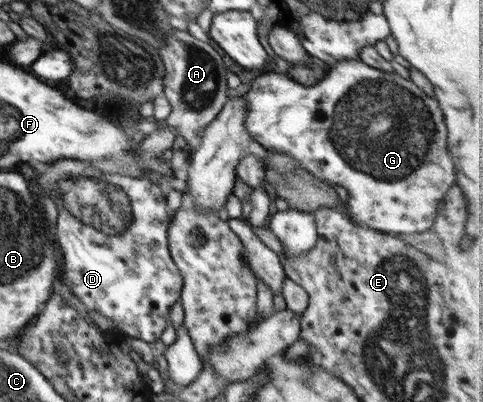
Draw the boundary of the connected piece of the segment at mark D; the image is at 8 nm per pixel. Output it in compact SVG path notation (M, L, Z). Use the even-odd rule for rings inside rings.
M58 159L54 163L40 163L38 167L38 183L40 183L40 191L46 191L52 195L52 199L58 205L58 227L56 227L56 237L58 237L58 245L60 247L61 257L61 275L62 282L66 283L70 290L78 297L78 300L84 304L84 308L89 311L95 311L98 315L103 315L111 319L111 323L120 332L120 336L124 338L140 339L146 341L150 345L160 342L160 337L166 324L169 321L169 312L171 307L181 297L183 286L183 277L178 267L172 259L168 247L167 232L169 231L169 216L166 203L166 196L159 184L152 182L149 177L130 177L128 175L118 175L118 173L102 173L98 169L94 169L90 162L86 160Z

